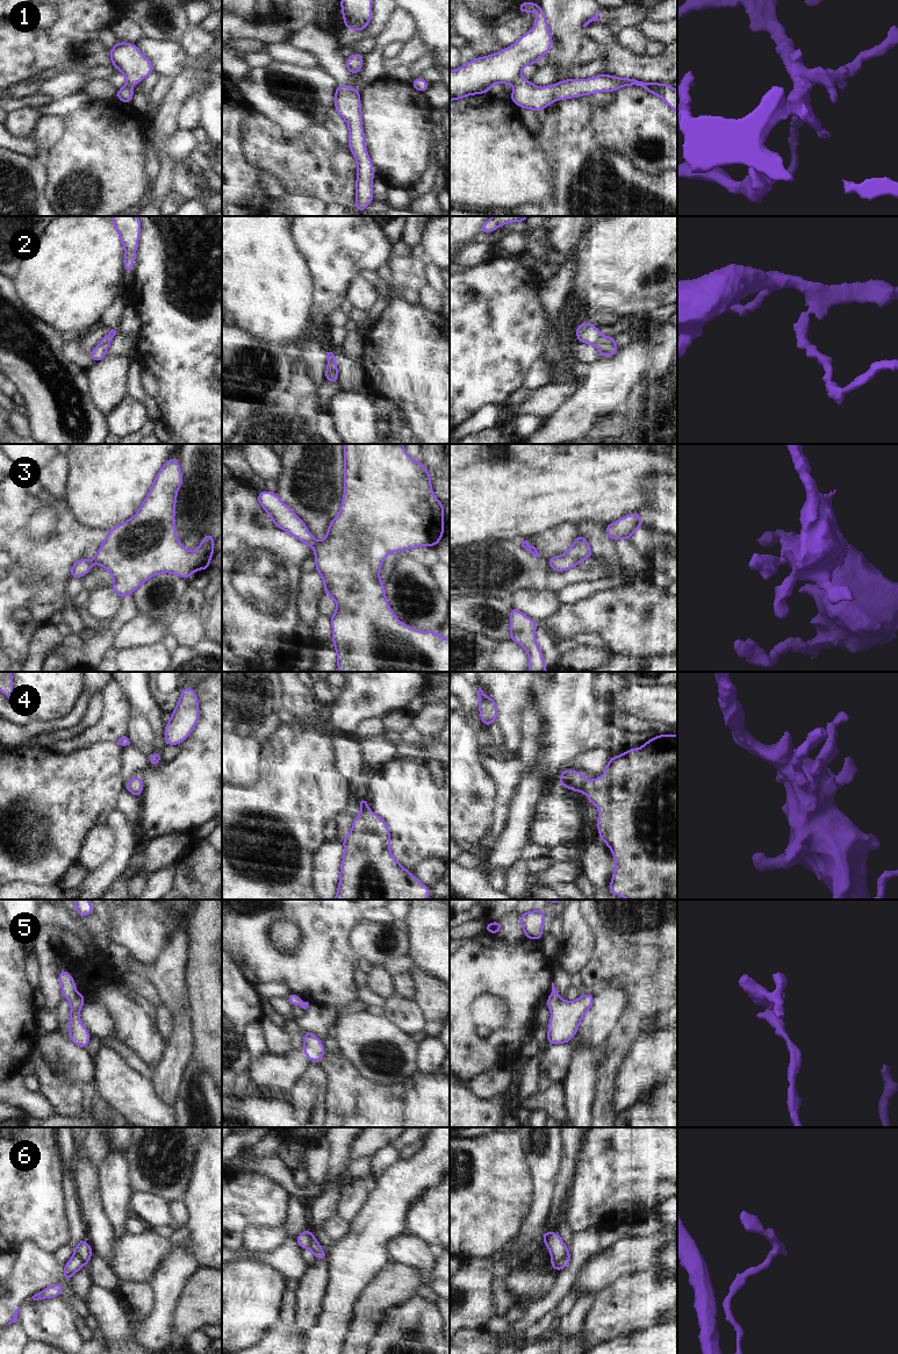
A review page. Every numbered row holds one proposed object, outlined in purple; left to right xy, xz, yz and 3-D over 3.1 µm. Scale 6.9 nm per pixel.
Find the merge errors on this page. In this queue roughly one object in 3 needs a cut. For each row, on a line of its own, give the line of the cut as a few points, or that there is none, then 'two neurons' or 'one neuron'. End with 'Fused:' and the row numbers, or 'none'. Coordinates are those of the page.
1: no cut; one neuron
2: no cut; one neuron
3: no cut; one neuron
4: no cut; one neuron
5: no cut; one neuron
6: cut in xz along (307, 1230), (309, 1247); two neurons
Fused: 6

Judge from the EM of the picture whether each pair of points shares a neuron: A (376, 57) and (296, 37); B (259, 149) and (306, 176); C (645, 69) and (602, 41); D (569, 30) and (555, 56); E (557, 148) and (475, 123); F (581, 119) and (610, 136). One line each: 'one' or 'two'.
A: one
B: one
C: one
D: one
E: two
F: two

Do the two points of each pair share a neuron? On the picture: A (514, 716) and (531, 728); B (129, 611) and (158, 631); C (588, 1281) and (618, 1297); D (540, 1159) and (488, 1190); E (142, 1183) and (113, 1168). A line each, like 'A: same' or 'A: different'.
A: different
B: different
C: different
D: different
E: different

